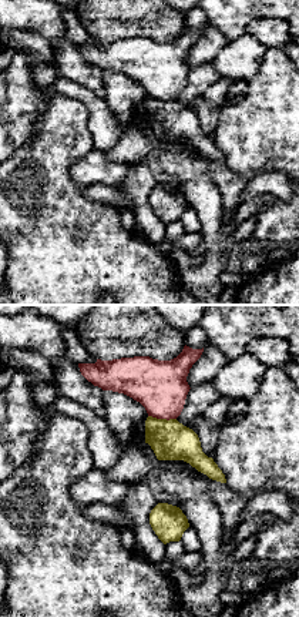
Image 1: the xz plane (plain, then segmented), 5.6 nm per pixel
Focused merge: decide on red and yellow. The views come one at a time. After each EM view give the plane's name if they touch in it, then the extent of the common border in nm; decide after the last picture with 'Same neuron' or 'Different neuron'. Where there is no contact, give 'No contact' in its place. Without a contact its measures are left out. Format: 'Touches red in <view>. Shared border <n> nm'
Touches red in xz. Shared border 160 nm

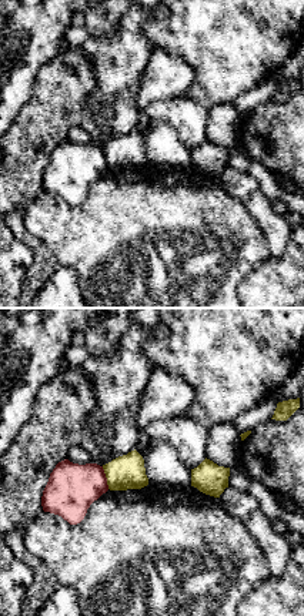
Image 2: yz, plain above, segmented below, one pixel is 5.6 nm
Touches red in yz. Shared border 130 nm

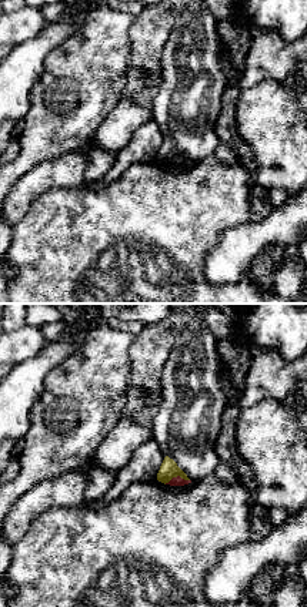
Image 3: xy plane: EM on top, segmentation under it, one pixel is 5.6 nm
Touches red in xy. Shared border 150 nm

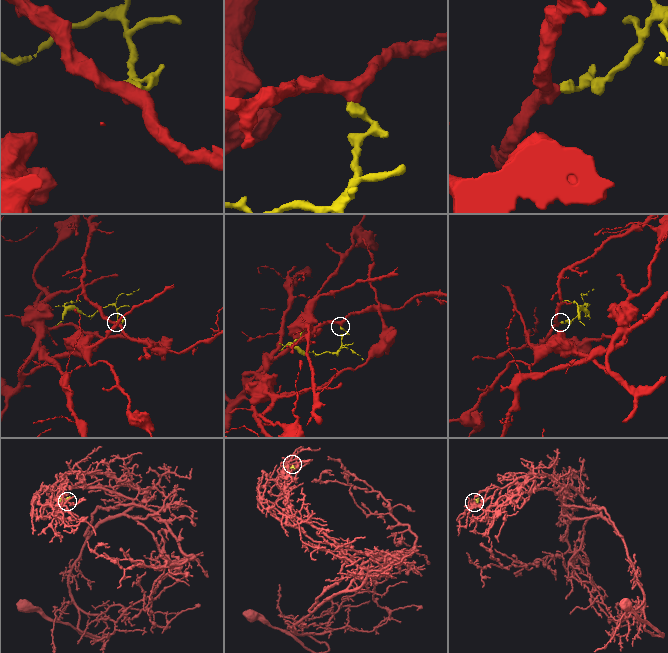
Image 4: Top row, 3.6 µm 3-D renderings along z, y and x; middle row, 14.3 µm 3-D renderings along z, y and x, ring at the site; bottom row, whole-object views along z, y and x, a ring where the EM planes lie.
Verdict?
Different neuron

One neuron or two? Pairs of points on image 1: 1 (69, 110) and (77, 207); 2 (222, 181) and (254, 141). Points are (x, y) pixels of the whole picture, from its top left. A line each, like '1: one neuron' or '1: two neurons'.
1: one neuron
2: two neurons

